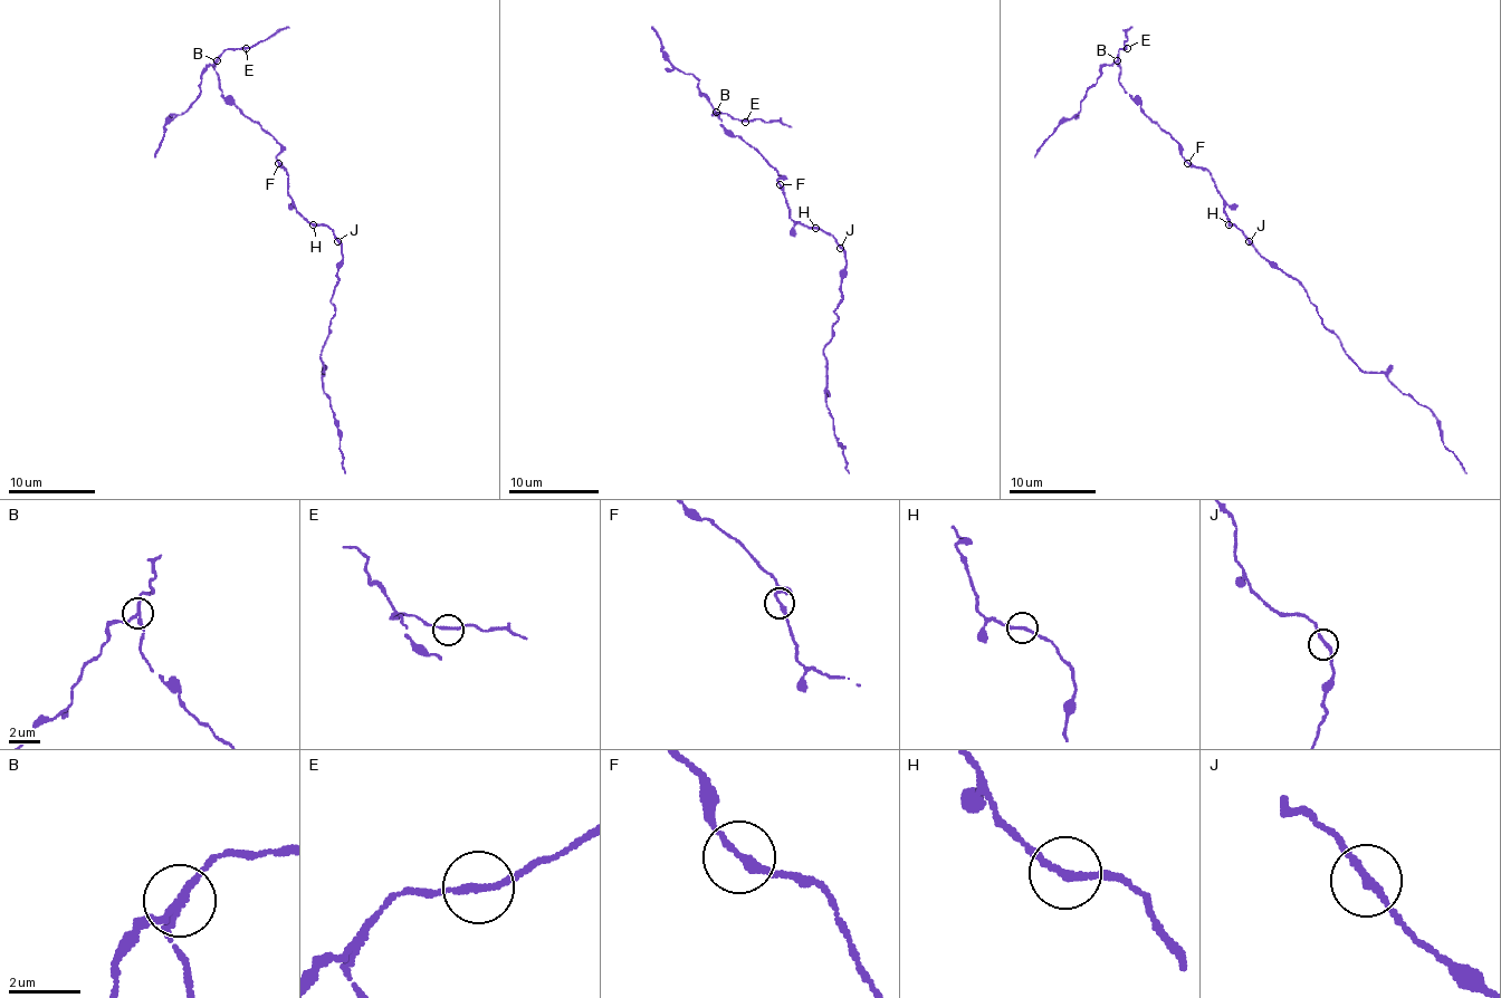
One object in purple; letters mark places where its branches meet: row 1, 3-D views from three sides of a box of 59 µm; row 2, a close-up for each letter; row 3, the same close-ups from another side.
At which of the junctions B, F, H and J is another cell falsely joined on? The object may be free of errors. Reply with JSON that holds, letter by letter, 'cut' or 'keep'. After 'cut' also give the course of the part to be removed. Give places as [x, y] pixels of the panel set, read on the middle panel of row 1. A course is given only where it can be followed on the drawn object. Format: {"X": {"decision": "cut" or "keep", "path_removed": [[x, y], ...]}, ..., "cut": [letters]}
{"B": {"decision": "cut", "path_removed": [[716, 113], [698, 88], [698, 78], [685, 74], [662, 51], [662, 42], [651, 27]]}, "F": {"decision": "keep"}, "H": {"decision": "keep"}, "J": {"decision": "keep"}, "cut": ["B"]}

